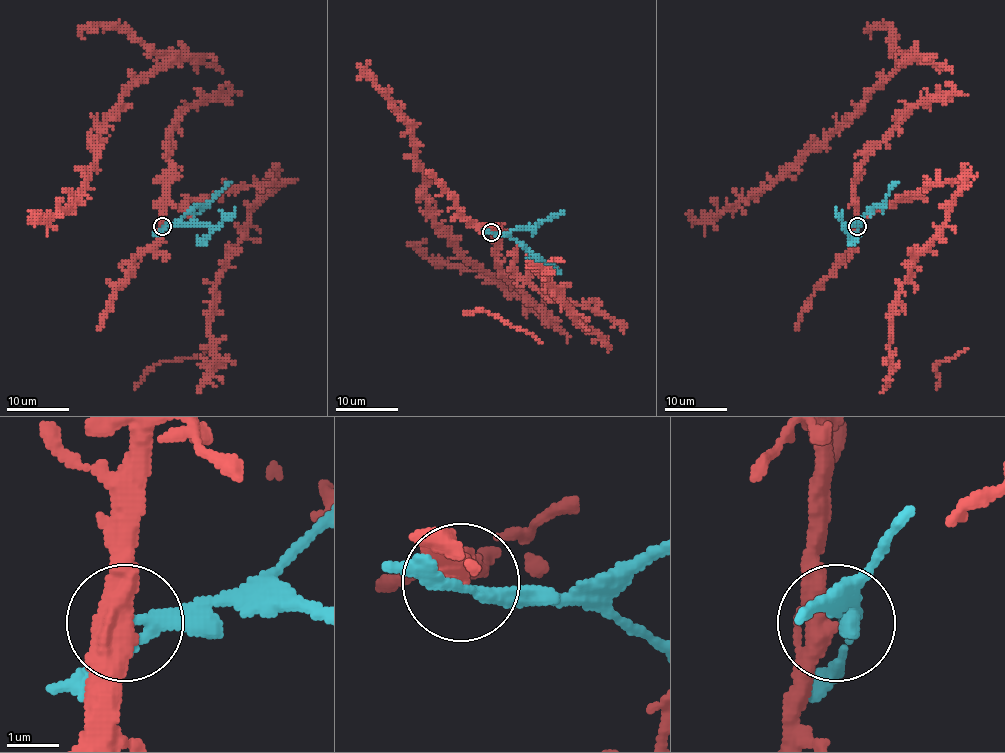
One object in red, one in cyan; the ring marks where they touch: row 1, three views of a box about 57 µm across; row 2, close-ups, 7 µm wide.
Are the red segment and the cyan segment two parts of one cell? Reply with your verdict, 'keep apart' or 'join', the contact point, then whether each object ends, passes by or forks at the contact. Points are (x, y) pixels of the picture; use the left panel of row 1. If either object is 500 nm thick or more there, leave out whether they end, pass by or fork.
keep apart; place (162, 226); red passes by; cyan passes by

